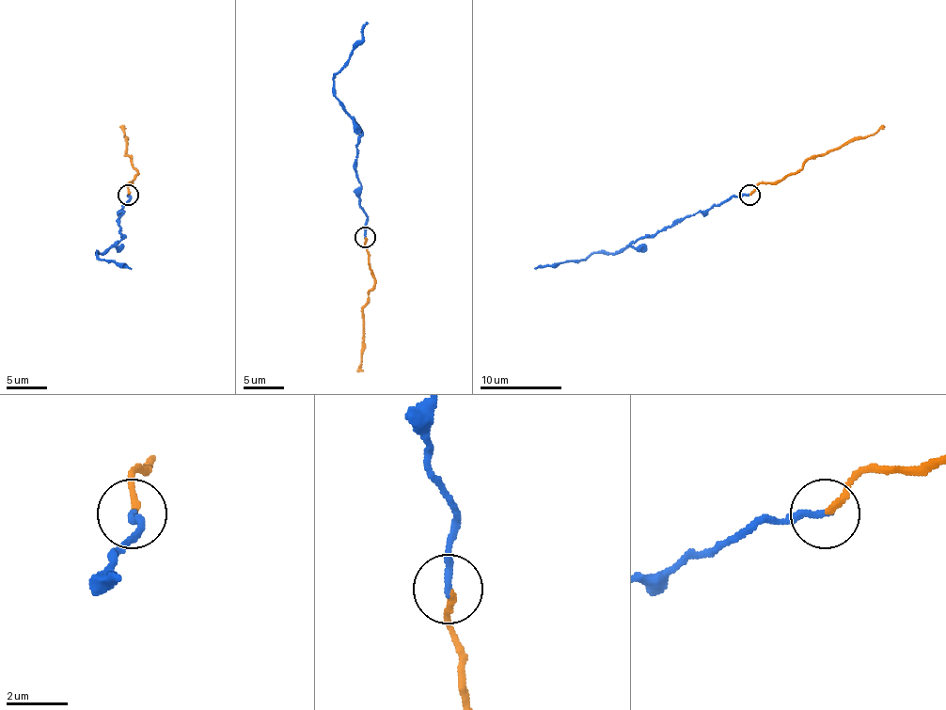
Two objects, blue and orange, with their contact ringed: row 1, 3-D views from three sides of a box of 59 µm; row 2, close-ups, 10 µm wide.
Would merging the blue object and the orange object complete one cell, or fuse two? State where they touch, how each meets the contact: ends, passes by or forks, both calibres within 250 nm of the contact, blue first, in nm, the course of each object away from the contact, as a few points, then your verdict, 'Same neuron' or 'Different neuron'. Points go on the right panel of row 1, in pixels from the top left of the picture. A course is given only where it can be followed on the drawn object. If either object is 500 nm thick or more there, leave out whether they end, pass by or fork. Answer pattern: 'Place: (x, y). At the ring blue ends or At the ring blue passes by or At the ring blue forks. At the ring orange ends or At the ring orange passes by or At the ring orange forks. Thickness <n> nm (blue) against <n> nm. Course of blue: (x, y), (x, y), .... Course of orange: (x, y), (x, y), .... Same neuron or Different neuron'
Place: (749, 195). At the ring blue ends. At the ring orange ends. Thickness 220 nm (blue) against 200 nm. Course of blue: (749, 195), (725, 199), (681, 217), (621, 250), (592, 252), (535, 269). Course of orange: (749, 195), (760, 182), (777, 182), (799, 170), (810, 158), (866, 137), (885, 125). Same neuron

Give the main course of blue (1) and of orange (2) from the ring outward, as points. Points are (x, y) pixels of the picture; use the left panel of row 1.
1: (128, 195), (118, 217), (124, 236), (108, 250), (98, 252), (98, 257), (131, 269)
2: (128, 195), (128, 182), (136, 170), (126, 154), (126, 137), (120, 125)

